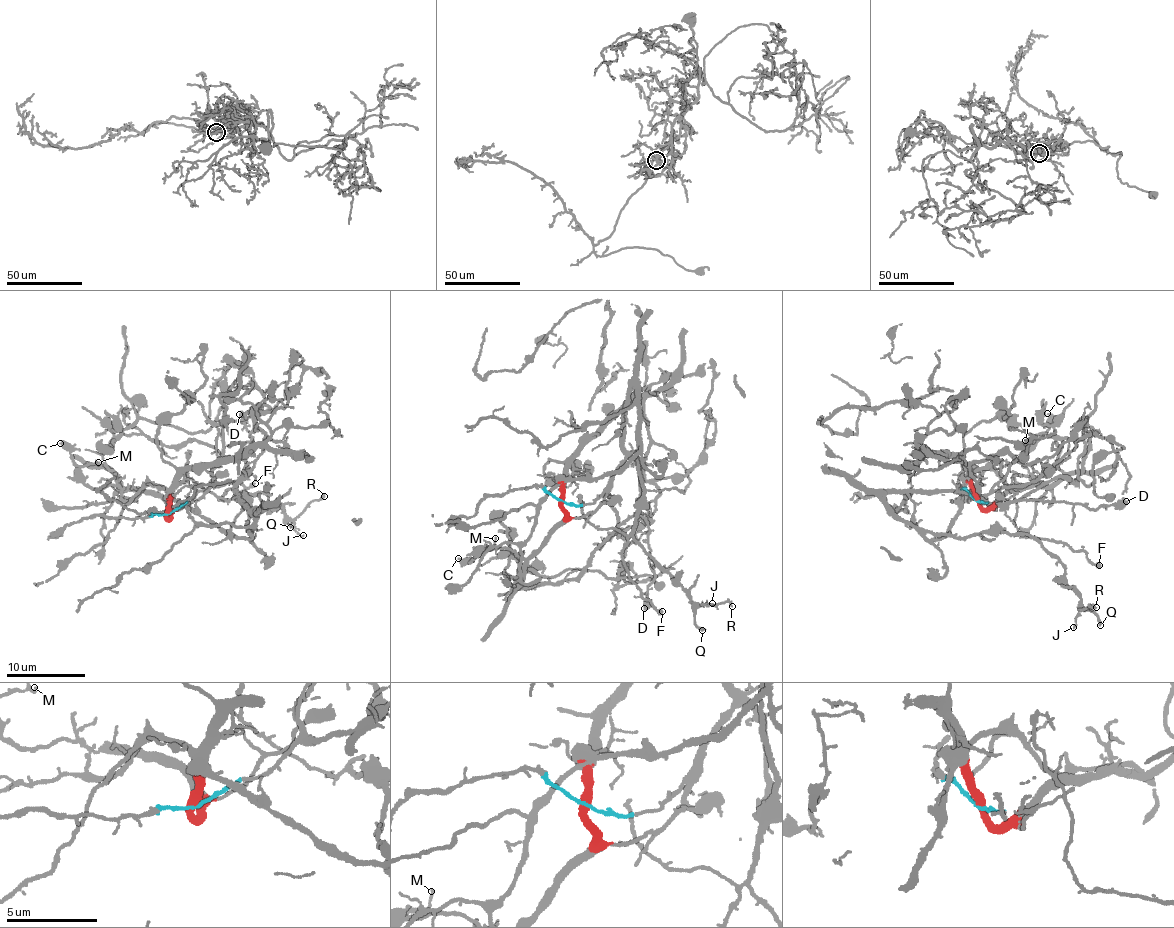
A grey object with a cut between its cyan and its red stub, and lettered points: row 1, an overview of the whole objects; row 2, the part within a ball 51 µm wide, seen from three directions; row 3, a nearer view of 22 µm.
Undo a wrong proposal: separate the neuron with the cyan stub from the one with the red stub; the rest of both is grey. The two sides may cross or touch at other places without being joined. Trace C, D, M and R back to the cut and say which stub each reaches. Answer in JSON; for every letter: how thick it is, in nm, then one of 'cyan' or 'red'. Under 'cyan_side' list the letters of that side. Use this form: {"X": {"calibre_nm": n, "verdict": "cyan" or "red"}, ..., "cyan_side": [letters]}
{"C": {"calibre_nm": 400, "verdict": "red"}, "D": {"calibre_nm": 550, "verdict": "cyan"}, "M": {"calibre_nm": 110, "verdict": "red"}, "R": {"calibre_nm": 170, "verdict": "cyan"}, "cyan_side": ["D", "R"]}

